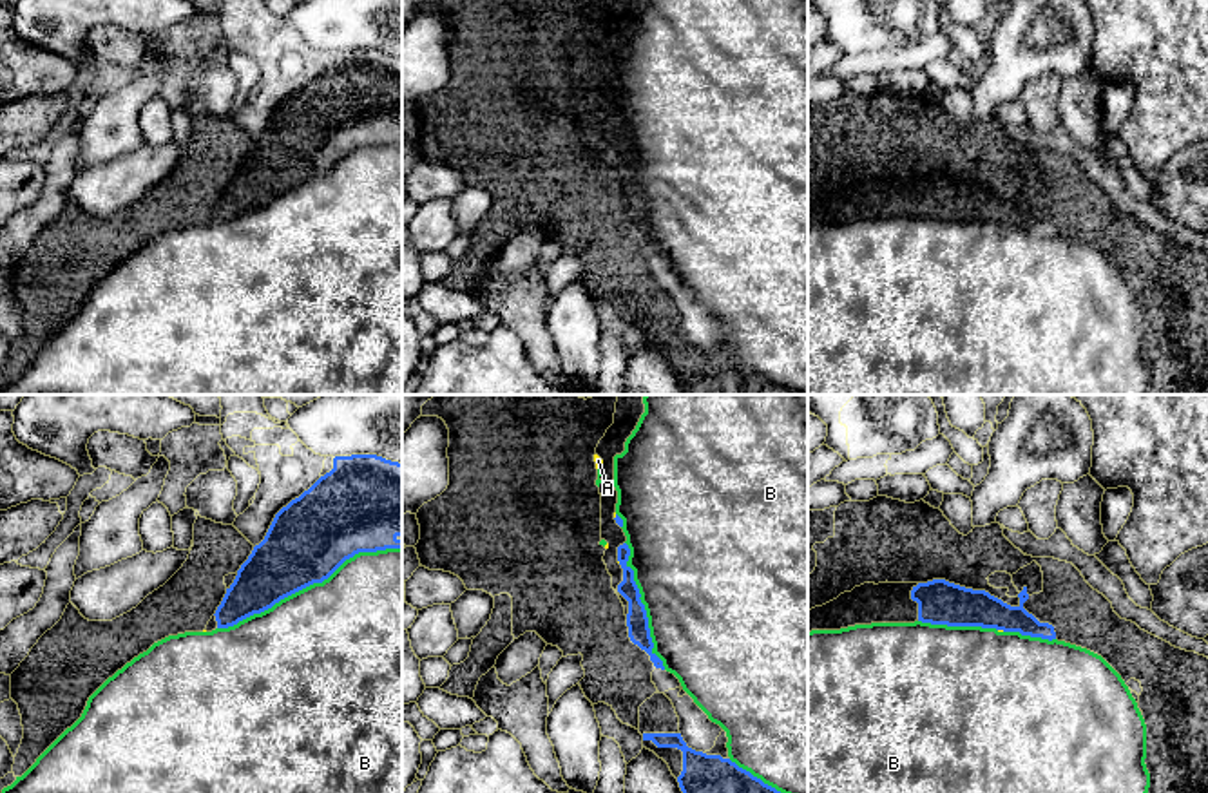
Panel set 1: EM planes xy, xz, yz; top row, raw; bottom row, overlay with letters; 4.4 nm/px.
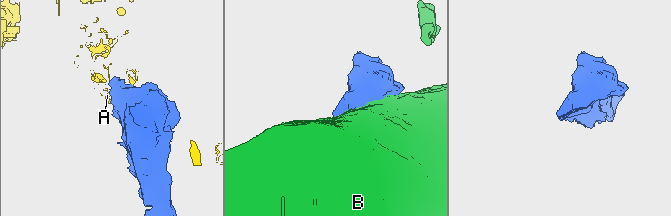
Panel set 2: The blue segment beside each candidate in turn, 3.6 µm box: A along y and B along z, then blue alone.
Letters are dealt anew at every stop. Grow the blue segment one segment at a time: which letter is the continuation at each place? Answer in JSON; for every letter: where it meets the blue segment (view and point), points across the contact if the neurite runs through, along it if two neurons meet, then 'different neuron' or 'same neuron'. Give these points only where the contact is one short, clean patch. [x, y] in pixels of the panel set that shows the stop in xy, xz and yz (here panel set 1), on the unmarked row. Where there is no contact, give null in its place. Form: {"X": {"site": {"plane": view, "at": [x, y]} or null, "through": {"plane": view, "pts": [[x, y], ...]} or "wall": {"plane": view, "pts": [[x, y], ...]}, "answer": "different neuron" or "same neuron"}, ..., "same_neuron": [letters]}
{"A": {"site": {"plane": "yz", "at": [1002, 223]}, "answer": "different neuron"}, "B": {"site": {"plane": "xy", "at": [308, 180]}, "answer": "different neuron"}, "same_neuron": []}

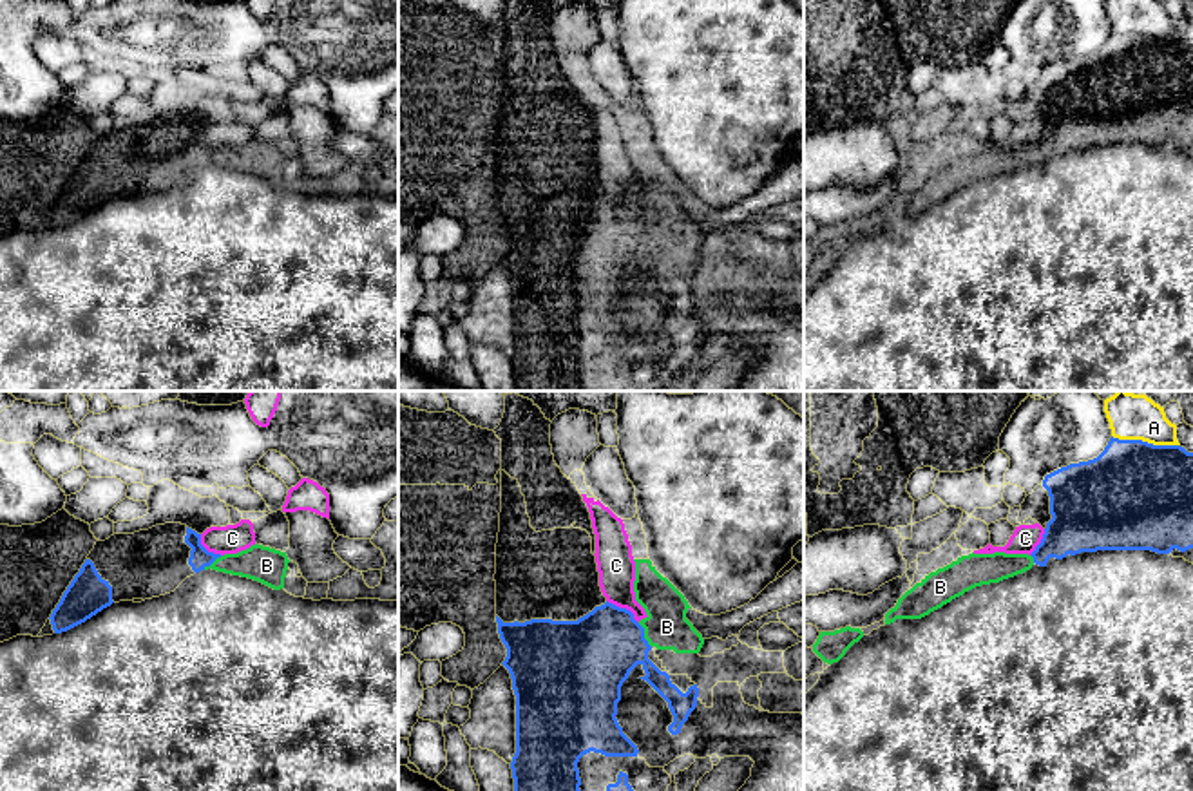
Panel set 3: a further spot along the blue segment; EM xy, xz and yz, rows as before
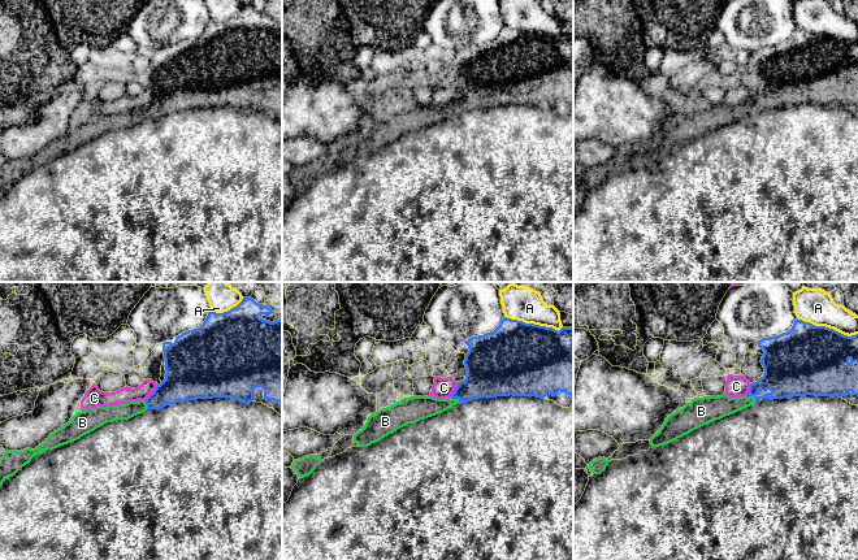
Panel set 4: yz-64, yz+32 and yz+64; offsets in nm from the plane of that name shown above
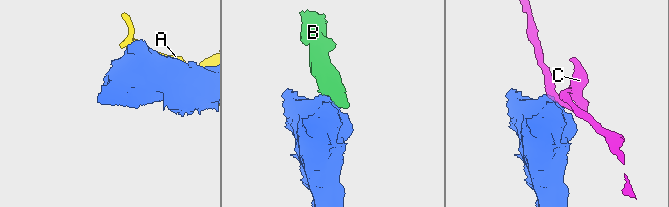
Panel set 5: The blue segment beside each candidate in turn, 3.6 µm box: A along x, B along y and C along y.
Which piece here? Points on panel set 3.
{"A": {"site": {"plane": "yz", "at": [1146, 37]}, "answer": "different neuron"}, "B": {"site": {"plane": "xz", "at": [643, 230]}, "through": {"plane": "xz", "pts": [[592, 252], [609, 238], [643, 230], [667, 221]]}, "answer": "same neuron"}, "C": {"site": {"plane": "xz", "at": [625, 203]}, "wall": {"plane": "xz", "pts": [[607, 194], [625, 201], [638, 218]]}, "answer": "different neuron"}, "same_neuron": ["B"]}

